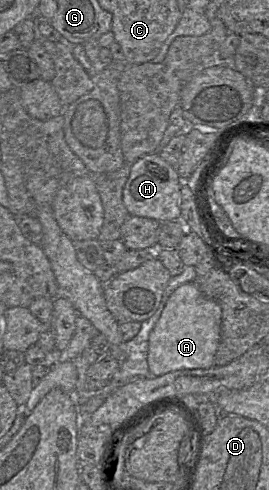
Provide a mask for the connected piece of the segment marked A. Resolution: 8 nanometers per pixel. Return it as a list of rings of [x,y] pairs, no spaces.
[[[196,283],[180,285],[169,297],[162,315],[149,336],[148,367],[150,375],[161,376],[177,370],[208,369],[214,366],[214,359],[221,340],[220,305],[205,296]]]

